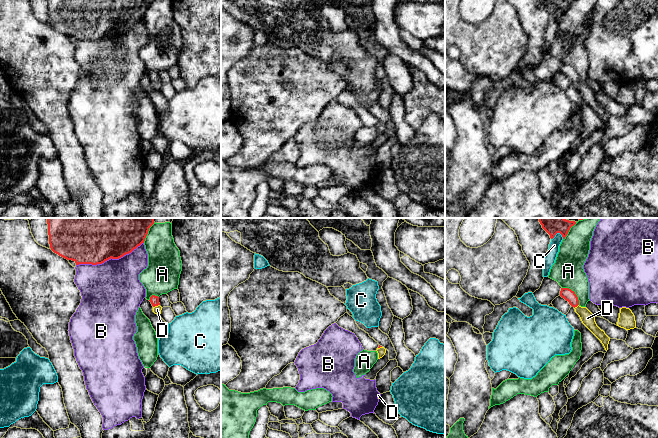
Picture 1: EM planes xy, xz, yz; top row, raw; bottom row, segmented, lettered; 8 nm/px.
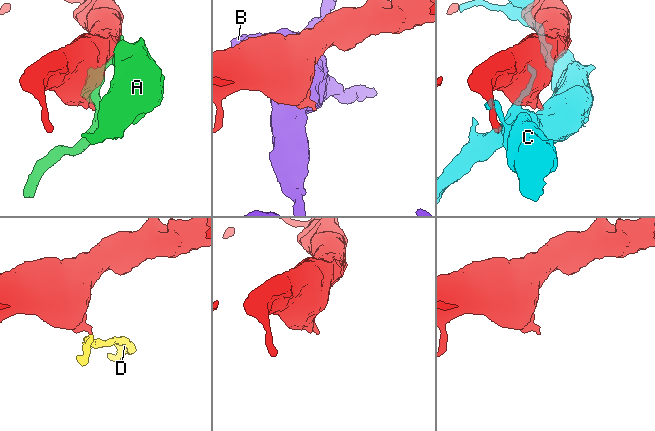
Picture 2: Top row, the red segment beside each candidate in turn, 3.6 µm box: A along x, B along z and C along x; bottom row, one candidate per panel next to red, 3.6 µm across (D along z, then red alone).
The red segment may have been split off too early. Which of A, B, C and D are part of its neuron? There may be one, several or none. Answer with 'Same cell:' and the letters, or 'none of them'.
Same cell: D

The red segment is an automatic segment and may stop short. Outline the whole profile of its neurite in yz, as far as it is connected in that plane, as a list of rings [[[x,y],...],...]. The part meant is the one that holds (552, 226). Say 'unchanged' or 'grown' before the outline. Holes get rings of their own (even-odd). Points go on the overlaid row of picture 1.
unchanged; [[[539,218],[539,222],[542,228],[550,235],[553,239],[557,233],[560,233],[565,239],[570,228],[576,224],[575,221],[569,221],[565,218]]]

